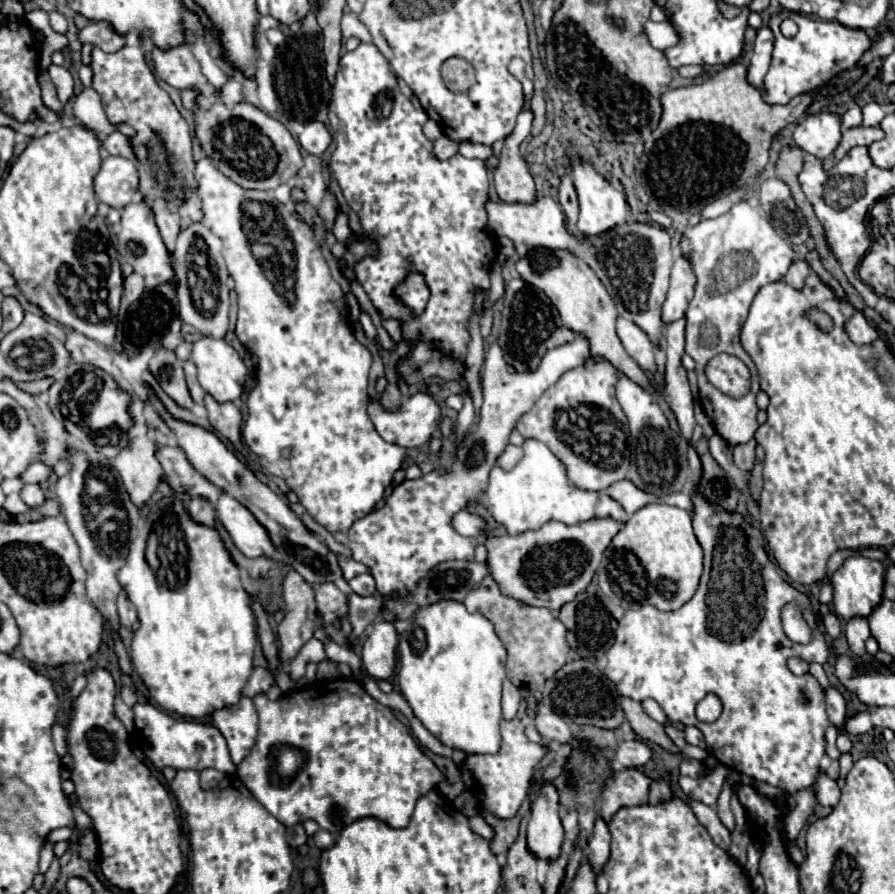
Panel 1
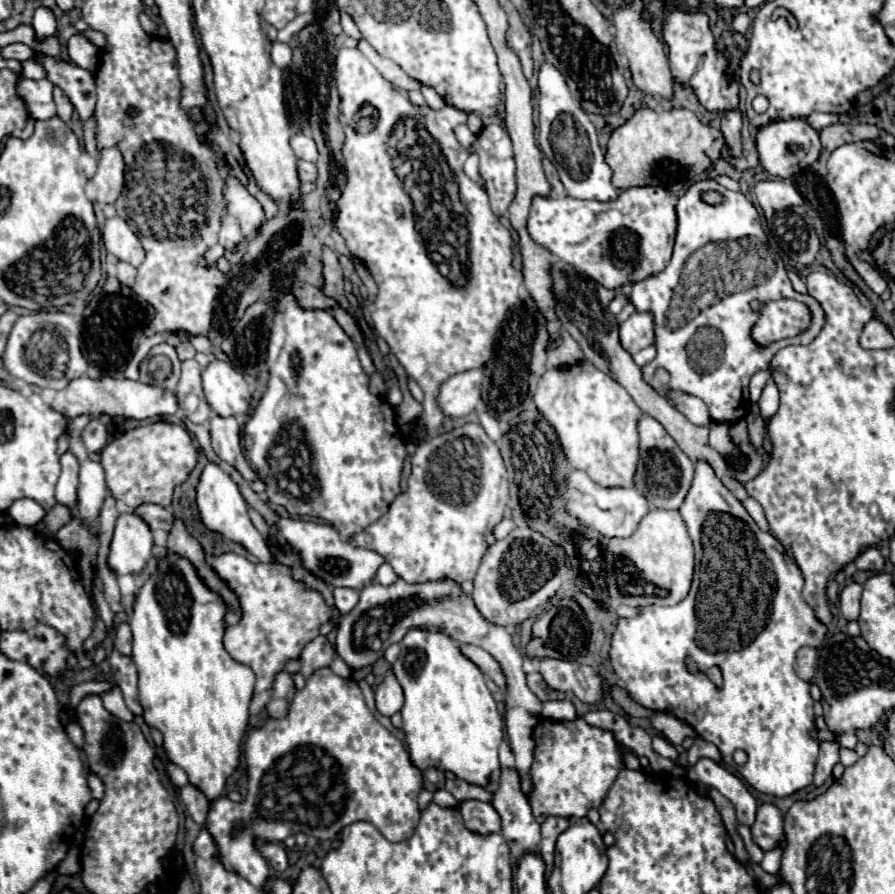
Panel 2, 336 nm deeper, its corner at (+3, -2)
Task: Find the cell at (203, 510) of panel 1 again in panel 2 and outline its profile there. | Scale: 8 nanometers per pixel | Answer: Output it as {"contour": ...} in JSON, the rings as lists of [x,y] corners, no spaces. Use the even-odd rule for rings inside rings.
{"contour":[[[145,503],[143,507],[135,507],[133,513],[139,515],[151,527],[151,531],[157,531],[157,529],[169,531],[171,525],[173,525],[173,513],[169,513],[167,509],[159,507],[159,505]]]}

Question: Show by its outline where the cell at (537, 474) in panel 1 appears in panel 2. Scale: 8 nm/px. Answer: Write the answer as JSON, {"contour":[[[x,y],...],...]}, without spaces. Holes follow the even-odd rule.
{"contour":[[[577,469],[569,473],[567,487],[569,487],[565,495],[567,511],[589,529],[599,531],[603,537],[629,537],[637,529],[639,521],[647,515],[647,511],[651,511],[651,503],[647,503],[647,499],[643,499],[643,495],[639,495],[635,487],[607,489],[593,483],[583,471]]]}

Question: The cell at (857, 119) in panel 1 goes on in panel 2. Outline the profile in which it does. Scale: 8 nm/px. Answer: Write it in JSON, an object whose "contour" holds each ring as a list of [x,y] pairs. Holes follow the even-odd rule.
{"contour":[[[811,113],[807,117],[807,123],[811,123],[811,127],[815,127],[815,131],[837,123],[837,115],[835,113]]]}

